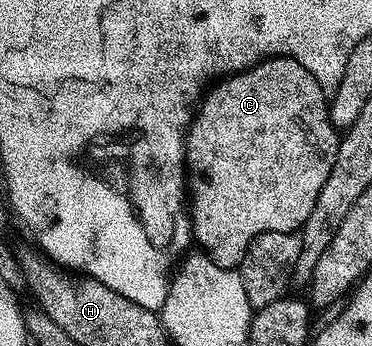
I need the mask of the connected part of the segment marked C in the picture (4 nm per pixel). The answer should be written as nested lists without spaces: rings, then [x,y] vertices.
[[[268,58],[241,74],[232,74],[214,85],[200,101],[197,113],[187,131],[187,148],[185,151],[185,174],[189,179],[189,213],[191,216],[191,232],[194,241],[199,242],[198,249],[210,256],[213,264],[221,264],[221,268],[234,270],[243,265],[243,257],[249,244],[259,234],[265,232],[299,232],[305,220],[309,220],[309,212],[313,212],[313,204],[317,204],[317,196],[321,196],[321,188],[325,188],[325,180],[329,180],[329,172],[333,172],[333,164],[337,160],[337,152],[341,141],[340,131],[331,121],[329,98],[321,84],[305,68],[305,64],[297,64],[292,58]]]

